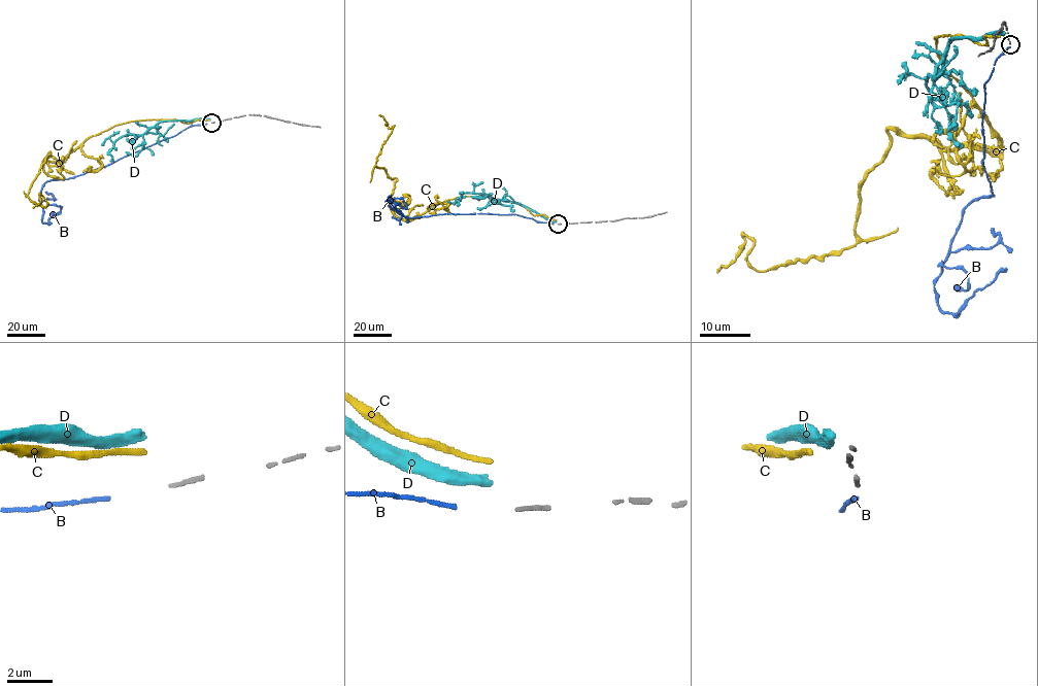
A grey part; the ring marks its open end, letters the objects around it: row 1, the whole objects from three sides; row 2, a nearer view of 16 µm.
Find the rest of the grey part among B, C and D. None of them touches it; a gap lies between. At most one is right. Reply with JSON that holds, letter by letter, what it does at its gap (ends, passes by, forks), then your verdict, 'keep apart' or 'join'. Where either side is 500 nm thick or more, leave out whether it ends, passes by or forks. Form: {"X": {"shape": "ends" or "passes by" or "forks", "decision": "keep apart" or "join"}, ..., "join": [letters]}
{"B": {"shape": "ends", "decision": "join"}, "C": {"shape": "ends", "decision": "keep apart"}, "D": {"shape": "ends", "decision": "keep apart"}, "join": ["B"]}

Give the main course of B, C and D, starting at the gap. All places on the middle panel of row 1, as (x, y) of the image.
B: (553, 224), (517, 214), (453, 213), (406, 217), (389, 206), (386, 201), (390, 195), (408, 223)
C: (556, 220), (489, 196), (397, 216), (390, 205), (397, 180), (374, 167), (393, 126), (379, 114)
D: (556, 221), (516, 203), (479, 194), (464, 193), (456, 201), (458, 206)

